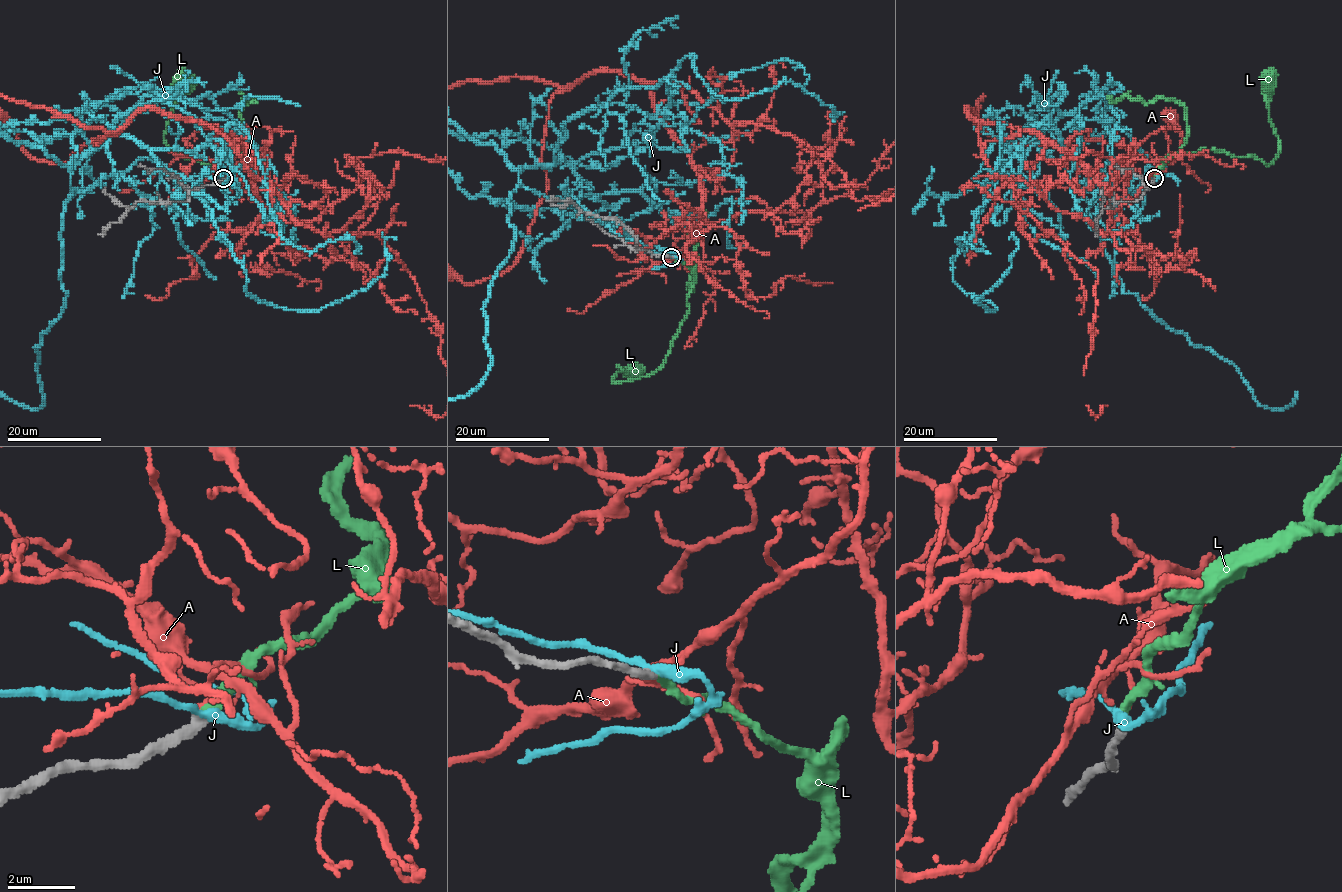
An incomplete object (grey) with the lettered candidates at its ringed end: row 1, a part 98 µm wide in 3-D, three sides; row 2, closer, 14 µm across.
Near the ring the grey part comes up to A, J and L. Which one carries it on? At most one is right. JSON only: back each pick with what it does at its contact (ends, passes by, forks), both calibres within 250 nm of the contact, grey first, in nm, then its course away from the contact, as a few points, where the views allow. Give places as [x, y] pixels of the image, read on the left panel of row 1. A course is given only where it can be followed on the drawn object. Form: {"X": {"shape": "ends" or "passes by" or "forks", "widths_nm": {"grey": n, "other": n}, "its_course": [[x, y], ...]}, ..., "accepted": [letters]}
{"L": {"shape": "ends", "widths_nm": {"grey": 300, "other": 280}}, "accepted": ["L"]}

